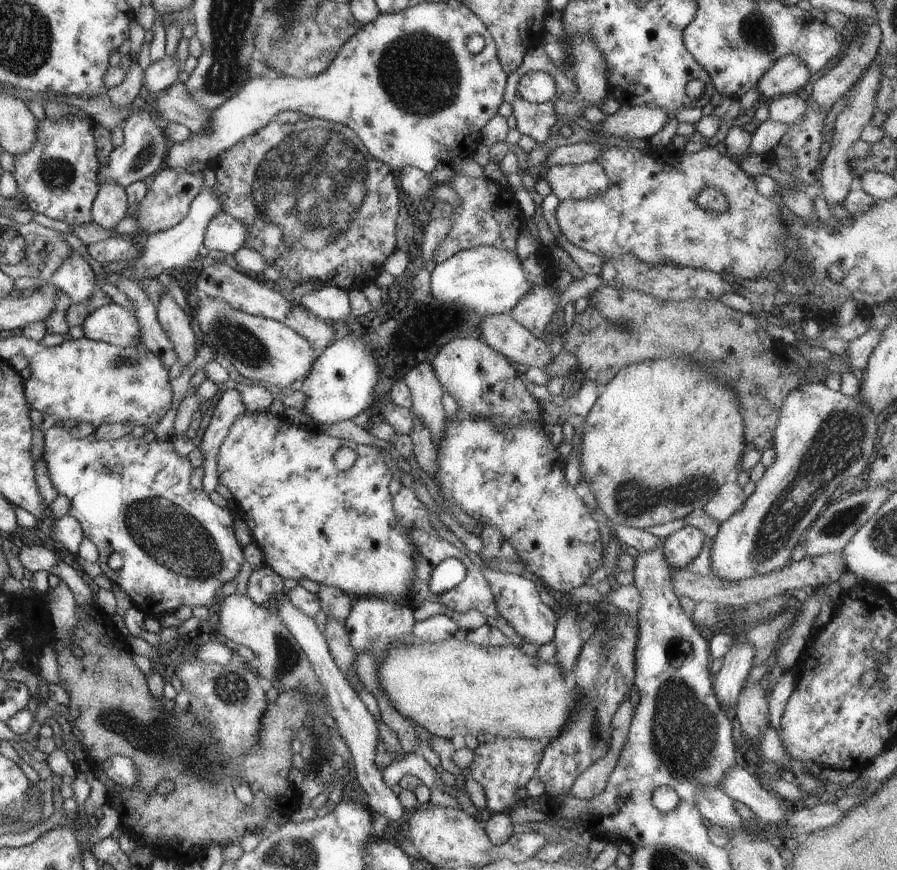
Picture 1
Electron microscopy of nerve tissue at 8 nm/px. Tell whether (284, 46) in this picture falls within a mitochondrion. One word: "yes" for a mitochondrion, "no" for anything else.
yes

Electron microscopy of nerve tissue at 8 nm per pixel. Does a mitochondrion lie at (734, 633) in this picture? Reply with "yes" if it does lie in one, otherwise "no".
no

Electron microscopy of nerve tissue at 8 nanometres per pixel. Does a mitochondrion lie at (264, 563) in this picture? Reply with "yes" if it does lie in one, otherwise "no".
no

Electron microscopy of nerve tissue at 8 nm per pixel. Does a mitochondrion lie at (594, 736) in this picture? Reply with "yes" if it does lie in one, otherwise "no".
yes

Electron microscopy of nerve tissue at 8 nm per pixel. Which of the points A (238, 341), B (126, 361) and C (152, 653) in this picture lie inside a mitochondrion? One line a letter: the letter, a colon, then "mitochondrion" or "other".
A: mitochondrion
B: mitochondrion
C: other

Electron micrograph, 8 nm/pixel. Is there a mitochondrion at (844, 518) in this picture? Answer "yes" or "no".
yes

